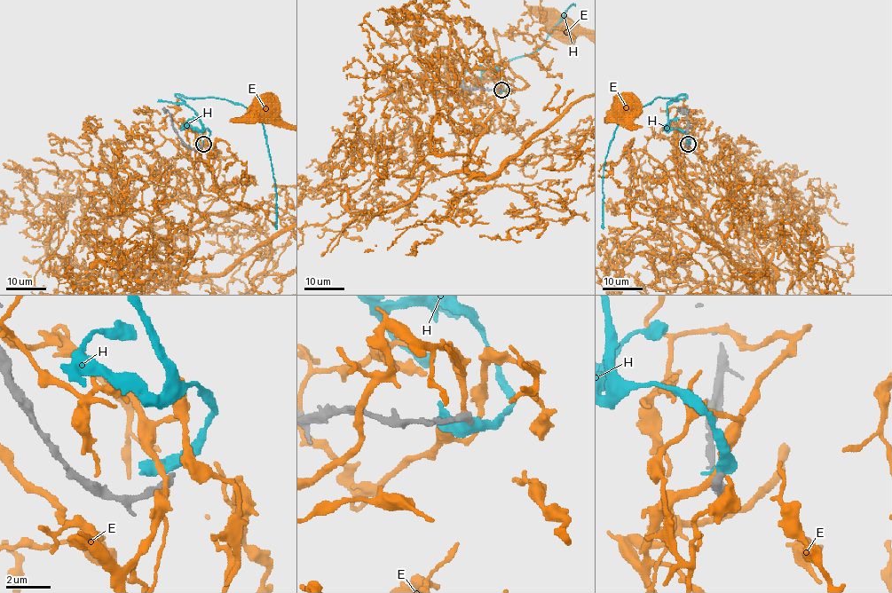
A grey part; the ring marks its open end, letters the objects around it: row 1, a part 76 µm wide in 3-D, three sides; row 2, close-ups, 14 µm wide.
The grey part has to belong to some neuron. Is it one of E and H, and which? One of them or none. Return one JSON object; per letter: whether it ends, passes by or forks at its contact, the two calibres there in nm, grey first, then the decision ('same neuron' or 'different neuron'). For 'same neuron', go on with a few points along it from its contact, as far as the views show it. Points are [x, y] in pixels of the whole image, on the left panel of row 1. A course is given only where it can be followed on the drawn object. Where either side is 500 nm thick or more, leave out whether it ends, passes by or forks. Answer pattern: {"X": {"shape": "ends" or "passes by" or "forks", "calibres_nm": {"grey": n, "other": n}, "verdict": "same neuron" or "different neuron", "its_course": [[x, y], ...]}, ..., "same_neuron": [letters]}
{"E": {"shape": "passes by", "calibres_nm": {"grey": 400, "other": 240}, "verdict": "different neuron"}, "H": {"shape": "passes by", "calibres_nm": {"grey": 360, "other": 480}, "verdict": "different neuron"}, "same_neuron": []}

